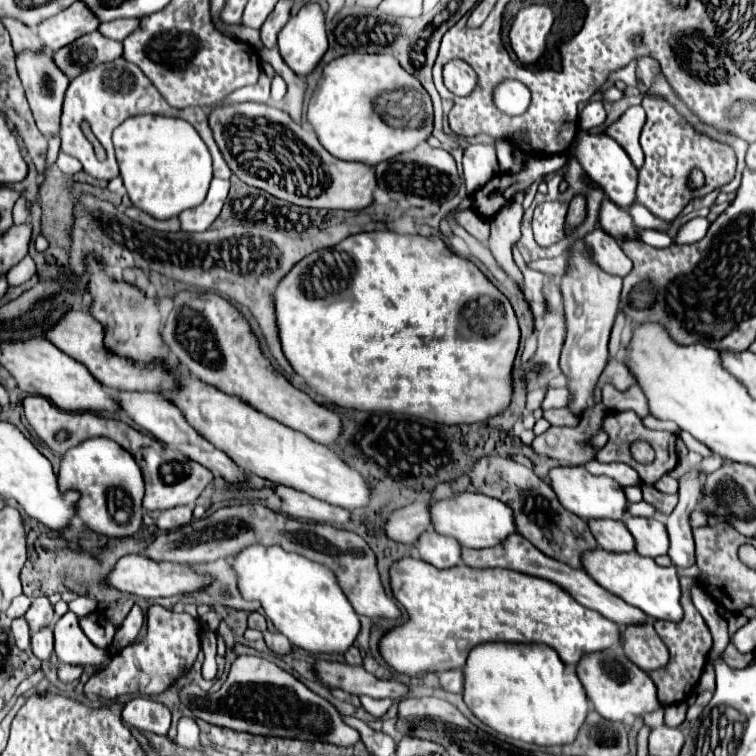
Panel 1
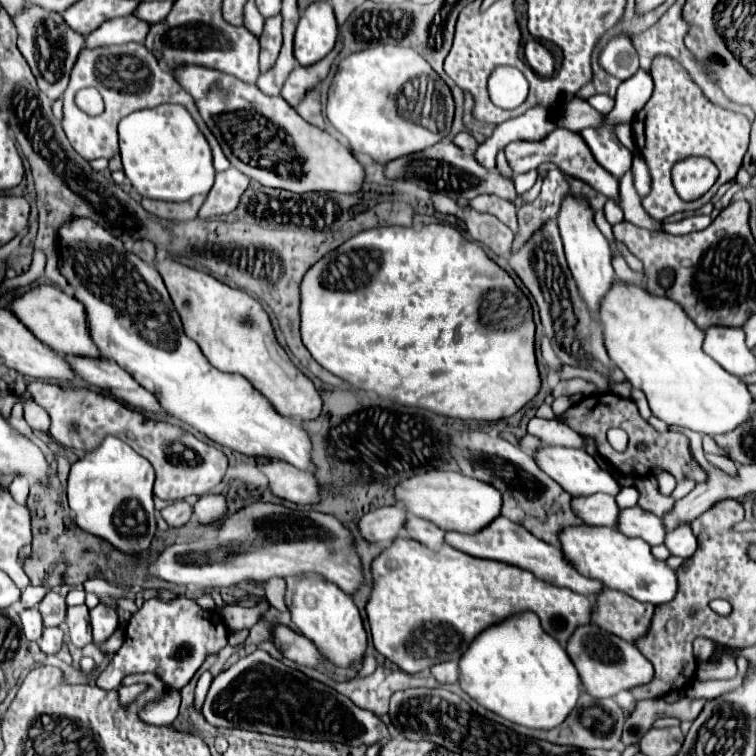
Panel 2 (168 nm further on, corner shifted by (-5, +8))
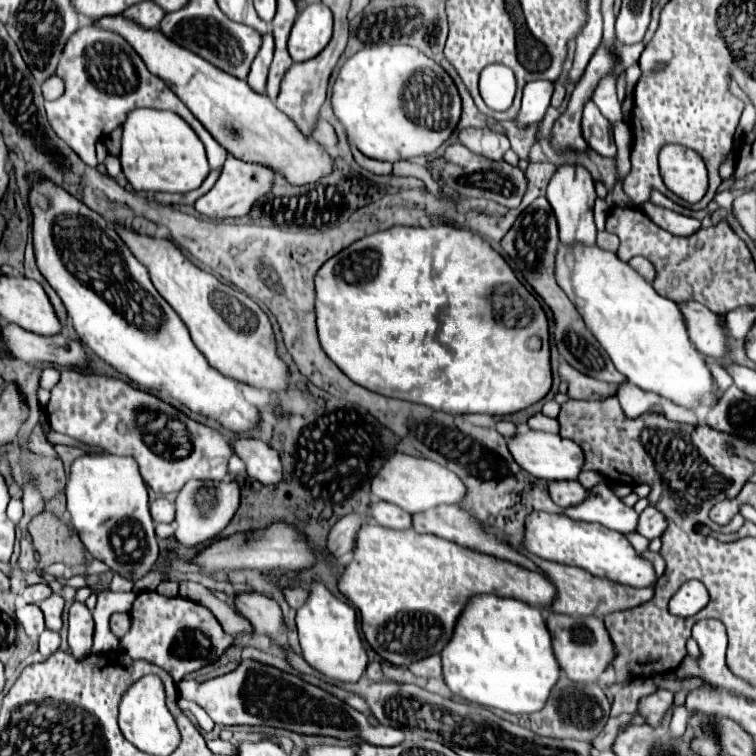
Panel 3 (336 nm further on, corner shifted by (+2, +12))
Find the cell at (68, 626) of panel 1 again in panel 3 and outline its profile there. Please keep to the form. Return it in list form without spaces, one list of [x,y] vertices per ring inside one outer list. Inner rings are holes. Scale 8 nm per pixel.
[[[74,602],[68,610],[68,644],[72,656],[84,658],[90,654],[92,630],[94,630],[94,622],[90,610],[84,604]]]

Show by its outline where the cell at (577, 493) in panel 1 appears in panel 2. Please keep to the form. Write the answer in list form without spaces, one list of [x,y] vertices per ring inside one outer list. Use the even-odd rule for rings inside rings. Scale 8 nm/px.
[[[541,446],[535,454],[535,462],[537,466],[549,476],[553,478],[563,490],[567,490],[571,496],[589,496],[589,494],[597,494],[597,492],[605,492],[615,496],[621,486],[619,482],[605,470],[599,468],[599,464],[595,462],[593,456],[589,456],[585,450],[577,450],[577,448],[563,448],[563,446]]]

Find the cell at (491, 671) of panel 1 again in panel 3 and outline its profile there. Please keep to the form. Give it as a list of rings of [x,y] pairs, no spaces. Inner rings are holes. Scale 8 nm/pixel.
[[[480,594],[464,608],[452,640],[442,652],[448,688],[468,702],[510,714],[540,712],[560,678],[544,614],[520,600]]]

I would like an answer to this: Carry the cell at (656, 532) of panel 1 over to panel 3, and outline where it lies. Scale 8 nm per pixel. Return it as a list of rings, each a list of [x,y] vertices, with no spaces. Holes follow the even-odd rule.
[[[598,484],[590,490],[590,496],[580,504],[564,510],[568,518],[584,520],[584,522],[598,522],[614,532],[630,534],[636,532],[638,524],[638,512],[634,508],[628,508],[620,498],[614,496],[610,486]]]

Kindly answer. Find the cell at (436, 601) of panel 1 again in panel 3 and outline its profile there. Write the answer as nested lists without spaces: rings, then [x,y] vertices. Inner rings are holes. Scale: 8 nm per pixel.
[[[378,524],[362,526],[354,558],[338,588],[360,610],[368,644],[394,666],[440,654],[468,600],[478,594],[516,598],[538,608],[550,608],[556,596],[556,586],[538,572],[462,548],[440,536],[390,530]]]

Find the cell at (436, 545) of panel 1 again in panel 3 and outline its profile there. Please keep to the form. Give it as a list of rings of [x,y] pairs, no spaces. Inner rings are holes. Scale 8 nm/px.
[[[372,502],[370,516],[374,518],[374,522],[386,528],[394,528],[394,530],[412,528],[412,516],[404,512],[402,508],[396,508],[394,504],[388,504],[388,502]]]

